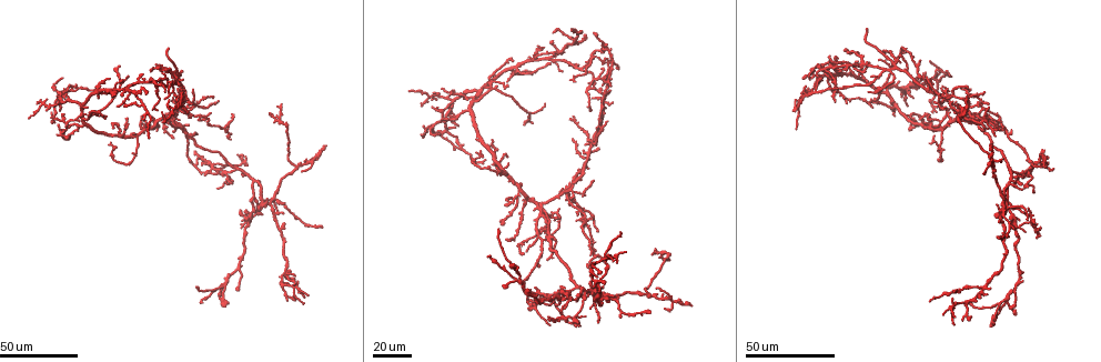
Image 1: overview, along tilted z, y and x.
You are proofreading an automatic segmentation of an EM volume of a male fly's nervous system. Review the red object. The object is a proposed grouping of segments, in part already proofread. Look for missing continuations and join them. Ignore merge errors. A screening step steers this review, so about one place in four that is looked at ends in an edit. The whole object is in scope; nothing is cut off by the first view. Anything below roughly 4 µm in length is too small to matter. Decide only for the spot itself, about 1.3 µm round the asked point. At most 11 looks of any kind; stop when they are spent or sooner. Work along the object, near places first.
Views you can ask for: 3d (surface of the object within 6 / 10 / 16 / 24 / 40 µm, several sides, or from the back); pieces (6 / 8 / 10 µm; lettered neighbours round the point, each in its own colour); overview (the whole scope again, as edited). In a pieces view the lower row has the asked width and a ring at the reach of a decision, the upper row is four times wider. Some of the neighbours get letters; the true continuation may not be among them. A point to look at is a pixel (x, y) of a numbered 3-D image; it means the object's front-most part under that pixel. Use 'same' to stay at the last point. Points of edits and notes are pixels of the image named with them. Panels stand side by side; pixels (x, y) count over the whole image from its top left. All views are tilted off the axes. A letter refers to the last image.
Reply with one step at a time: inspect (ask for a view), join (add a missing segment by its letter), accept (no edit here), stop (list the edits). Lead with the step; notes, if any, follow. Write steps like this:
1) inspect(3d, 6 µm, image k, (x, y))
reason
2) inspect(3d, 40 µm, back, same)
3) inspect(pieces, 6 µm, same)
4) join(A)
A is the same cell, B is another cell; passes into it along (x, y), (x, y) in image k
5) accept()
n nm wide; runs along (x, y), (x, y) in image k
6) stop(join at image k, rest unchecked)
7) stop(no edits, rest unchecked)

inspect(3d, 40 µm, image 1, (552, 31))
branch stops here

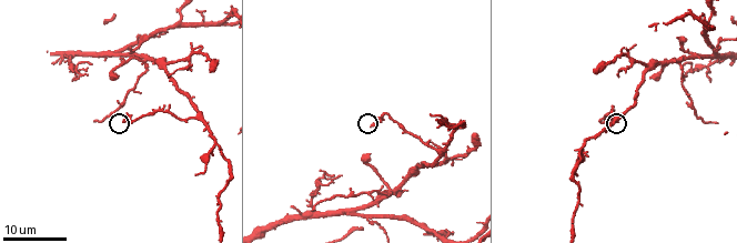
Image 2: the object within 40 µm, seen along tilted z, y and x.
inspect(pieces, 8 µm, image 2, (370, 125))
see the neighbours

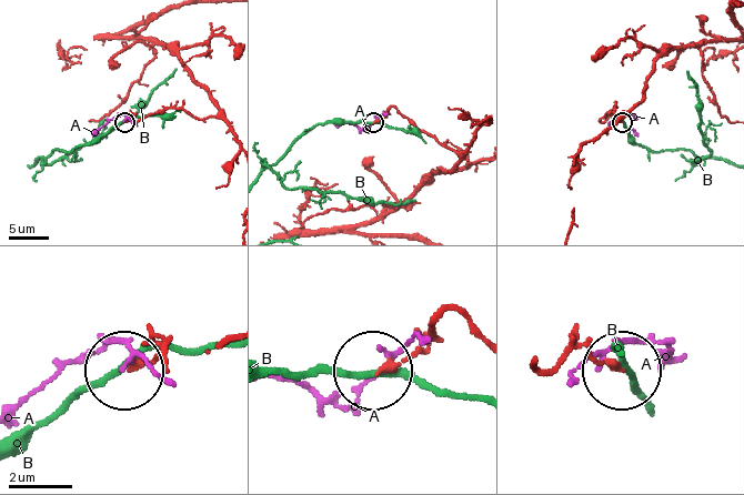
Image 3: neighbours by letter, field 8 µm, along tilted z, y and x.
accept()
A and B are other cells; none of them fits

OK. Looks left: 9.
inspect(3d, 40 µm, image 1, (592, 97))
branch stops here

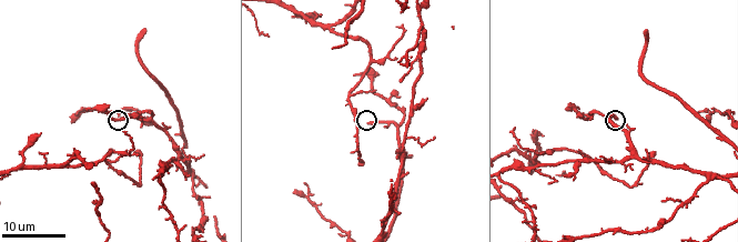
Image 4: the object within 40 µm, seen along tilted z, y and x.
inspect(pieces, 8 µm, image 4, (370, 123))

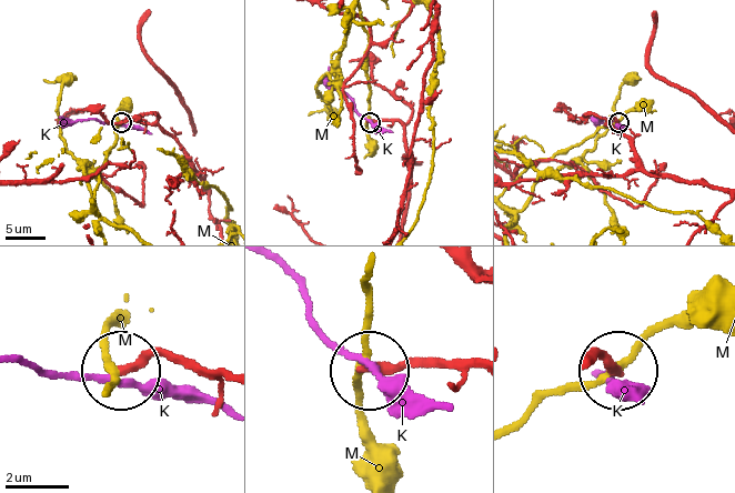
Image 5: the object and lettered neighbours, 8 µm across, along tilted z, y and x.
accept()
K and M are other cells; none of them fits

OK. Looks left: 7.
inspect(3d, 24 µm, image 1, (188, 124))
branch stops here

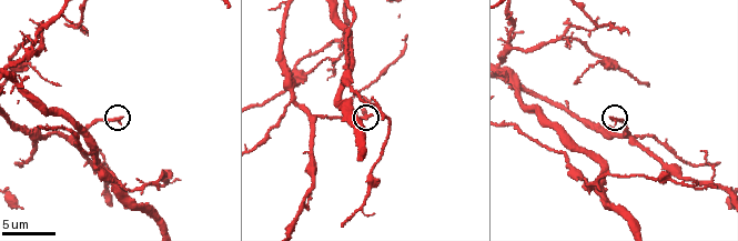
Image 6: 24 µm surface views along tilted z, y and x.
inspect(pieces, 8 µm, image 6, (371, 115))

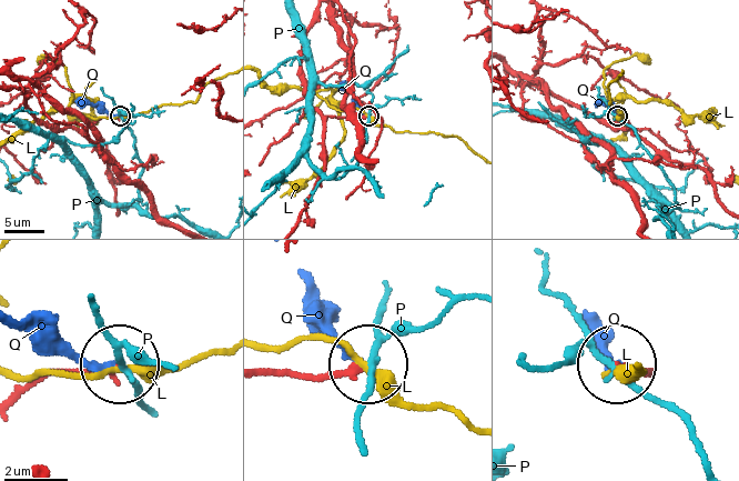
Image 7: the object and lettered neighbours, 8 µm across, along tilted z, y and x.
accept()
L, P and Q are other cells; runs along (13, 404), (43, 380), (121, 362) in image 7; no lettered segment goes on from it

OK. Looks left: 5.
inspect(3d, 24 µm, image 4, (410, 155))

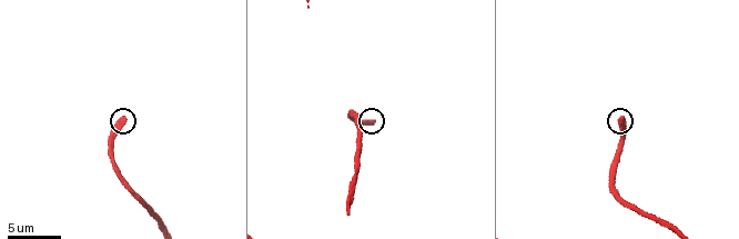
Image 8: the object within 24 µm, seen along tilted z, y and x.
inspect(pieces, 8 µm, image 8, (621, 120))

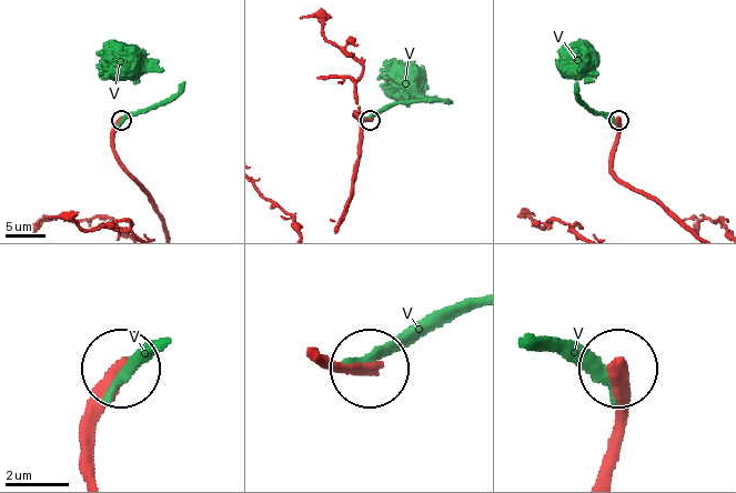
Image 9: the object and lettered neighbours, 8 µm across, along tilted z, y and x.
accept()
V is another cell; runs along (607, 470), (619, 369) in image 9; no lettered segment goes on from it

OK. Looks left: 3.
inspect(3d, 40 µm, image 1, (576, 80))
tapers out

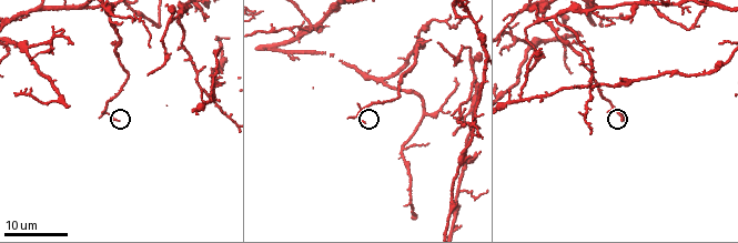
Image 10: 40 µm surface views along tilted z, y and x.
inspect(pieces, 6 µm, image 10, (120, 120))
what lies round it

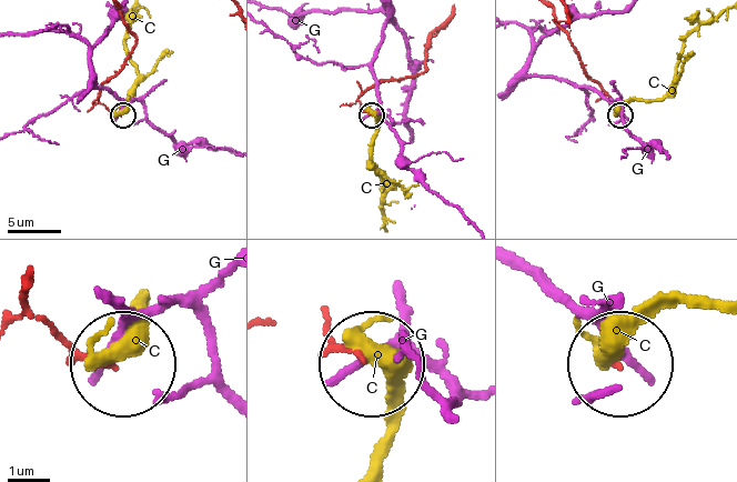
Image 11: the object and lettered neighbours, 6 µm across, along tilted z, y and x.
accept()
C and G are other cells; runs along (451, 13), (425, 71), (361, 94), (370, 113) in image 11; none of them fits

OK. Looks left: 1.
stop(no edits, rest unchecked)

